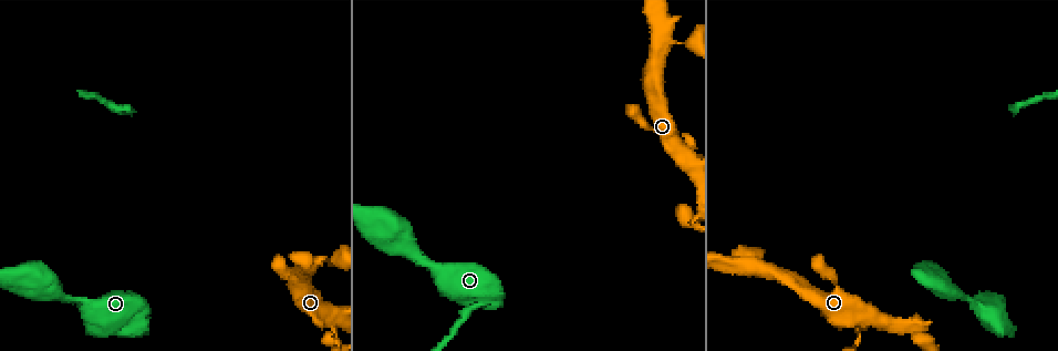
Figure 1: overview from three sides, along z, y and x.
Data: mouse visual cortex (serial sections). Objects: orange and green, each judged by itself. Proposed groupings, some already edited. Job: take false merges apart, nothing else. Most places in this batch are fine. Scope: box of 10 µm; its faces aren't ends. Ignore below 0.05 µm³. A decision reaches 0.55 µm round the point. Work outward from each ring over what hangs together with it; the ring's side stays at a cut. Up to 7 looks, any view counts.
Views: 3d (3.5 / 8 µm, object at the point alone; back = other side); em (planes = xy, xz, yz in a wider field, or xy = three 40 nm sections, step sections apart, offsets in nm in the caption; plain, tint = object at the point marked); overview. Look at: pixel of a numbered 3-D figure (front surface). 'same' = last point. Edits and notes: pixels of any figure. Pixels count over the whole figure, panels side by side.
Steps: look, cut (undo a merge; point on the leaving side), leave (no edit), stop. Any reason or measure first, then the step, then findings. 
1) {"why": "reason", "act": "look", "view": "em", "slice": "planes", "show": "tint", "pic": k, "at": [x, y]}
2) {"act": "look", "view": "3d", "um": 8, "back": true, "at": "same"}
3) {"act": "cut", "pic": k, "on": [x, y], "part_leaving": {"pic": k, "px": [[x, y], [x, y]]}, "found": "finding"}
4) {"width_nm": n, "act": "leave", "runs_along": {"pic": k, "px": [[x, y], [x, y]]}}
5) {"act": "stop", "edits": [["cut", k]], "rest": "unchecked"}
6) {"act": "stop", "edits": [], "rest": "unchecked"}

{"why": "thick turns thin", "act": "look", "view": "3d", "um": 3.5, "pic": 1, "at": [975, 300]}

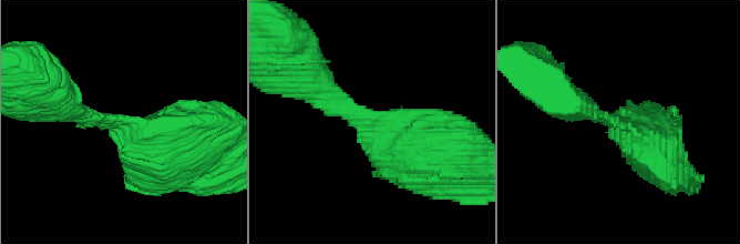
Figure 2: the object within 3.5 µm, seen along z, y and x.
{"arm_widths_nm": [200, 800], "act": "look", "view": "em", "slice": "xy", "step": 2, "show": "tint", "pic": 2, "at": [623, 120]}

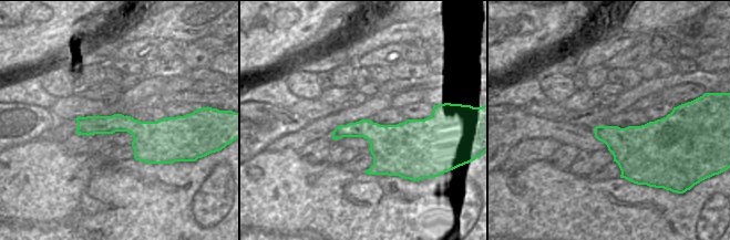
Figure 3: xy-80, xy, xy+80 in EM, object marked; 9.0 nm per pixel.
{"act": "look", "view": "em", "slice": "xy", "step": 5, "show": "tint", "at": "same"}

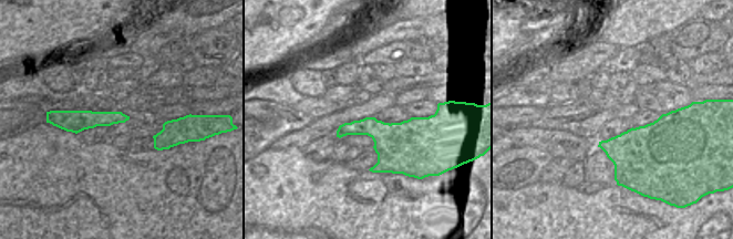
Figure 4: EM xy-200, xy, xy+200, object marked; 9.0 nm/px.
{"act": "leave", "runs_along": {"pic": 4, "px": [[124, 117], [65, 120]]}, "found": "continuous, no second cell"}

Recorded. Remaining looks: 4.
{"why": "calibre changes", "act": "look", "view": "3d", "um": 3.5, "pic": 1, "at": [287, 272]}

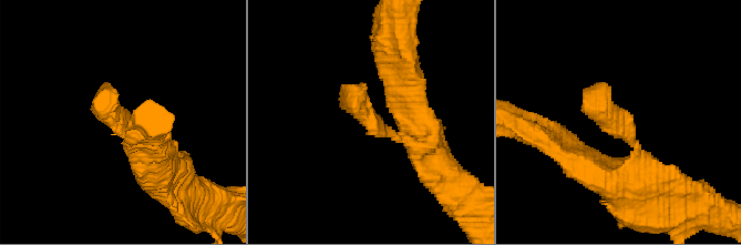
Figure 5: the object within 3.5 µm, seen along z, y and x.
{"act": "leave", "runs_along": {"pic": 5, "px": [[164, 180], [106, 84]]}, "found": "one cell here"}

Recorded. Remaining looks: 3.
{"why": "thin arm on a thick one", "act": "look", "view": "3d", "um": 3.5, "pic": 1, "at": [856, 323]}

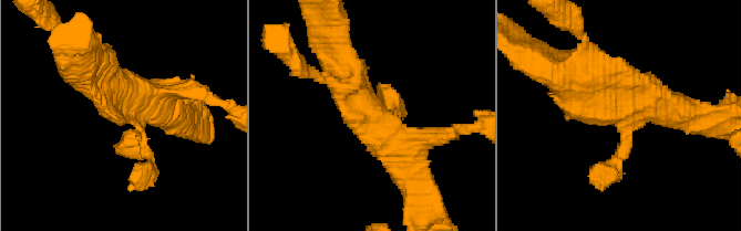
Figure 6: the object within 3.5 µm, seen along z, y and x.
{"act": "leave", "runs_along": {"pic": 6, "px": [[98, 72], [129, 92], [145, 170]]}, "found": "continuous, no second cell"}

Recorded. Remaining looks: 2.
{"act": "stop", "edits": [], "rest": "unchecked"}

